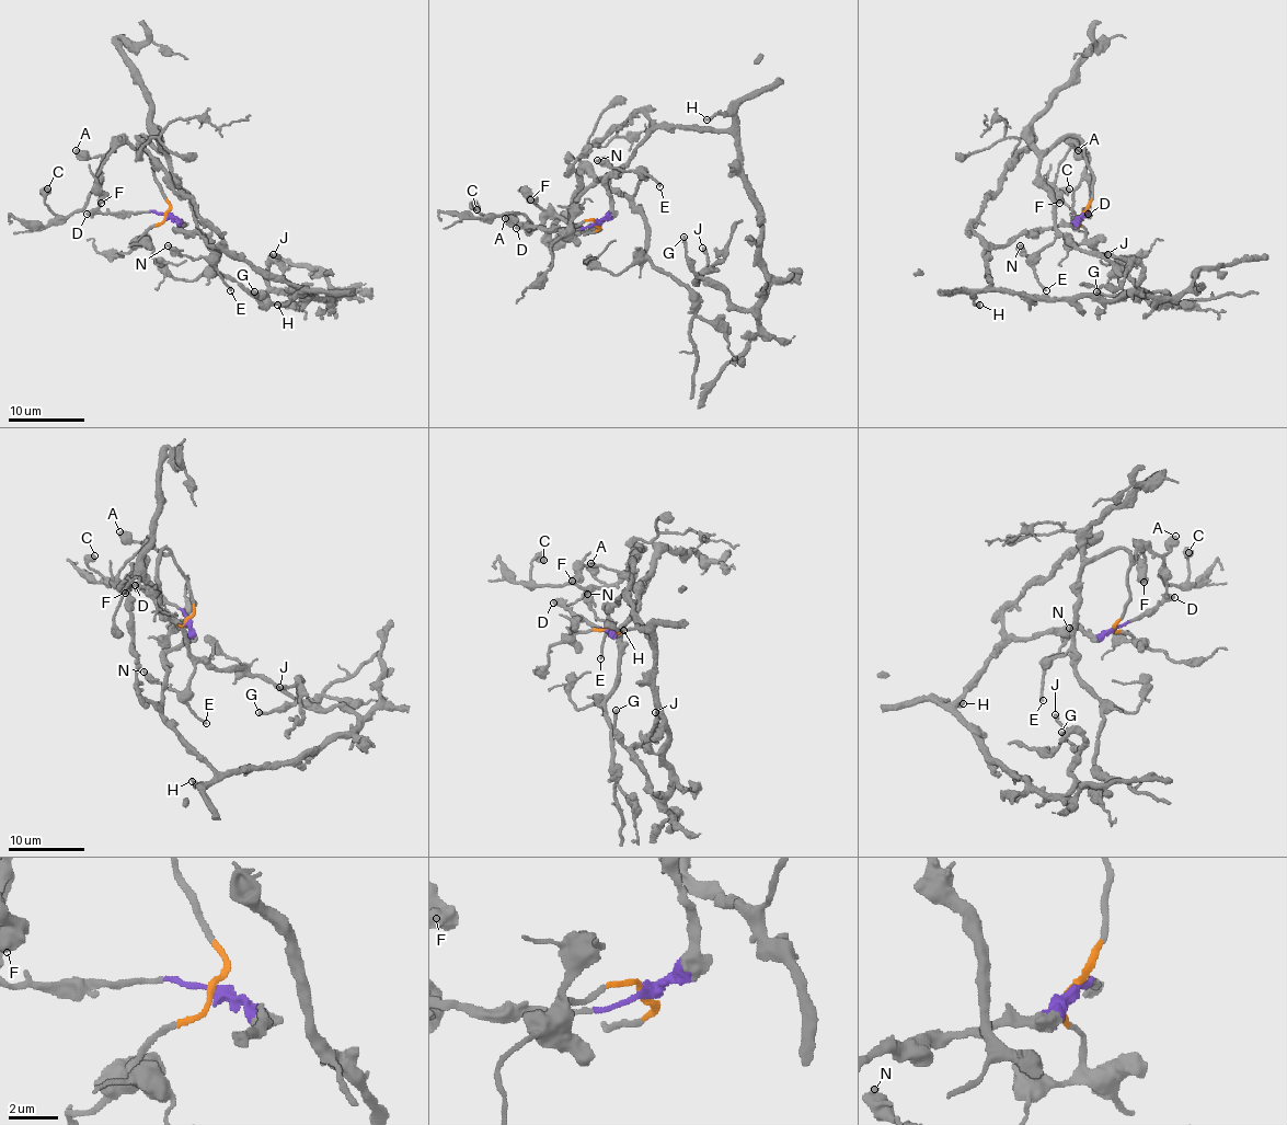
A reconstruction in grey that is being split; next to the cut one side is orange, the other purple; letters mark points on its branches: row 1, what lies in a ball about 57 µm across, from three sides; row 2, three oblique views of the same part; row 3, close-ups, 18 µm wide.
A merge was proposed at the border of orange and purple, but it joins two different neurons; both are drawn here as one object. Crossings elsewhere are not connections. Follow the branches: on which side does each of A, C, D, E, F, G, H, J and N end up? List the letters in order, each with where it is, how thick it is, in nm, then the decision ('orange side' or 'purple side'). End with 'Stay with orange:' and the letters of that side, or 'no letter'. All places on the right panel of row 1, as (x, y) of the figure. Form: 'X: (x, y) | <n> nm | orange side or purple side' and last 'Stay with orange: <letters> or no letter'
A: (1078, 150) | 650 nm | orange side
C: (1069, 188) | 650 nm | orange side
D: (1088, 214) | 500 nm | purple side
E: (1046, 290) | 180 nm | orange side
F: (1059, 203) | 600 nm | orange side
G: (1096, 291) | 320 nm | purple side
H: (979, 305) | 280 nm | purple side
J: (1107, 254) | 300 nm | purple side
N: (1020, 245) | 360 nm | orange side
Stay with orange: A, C, E, F, N

